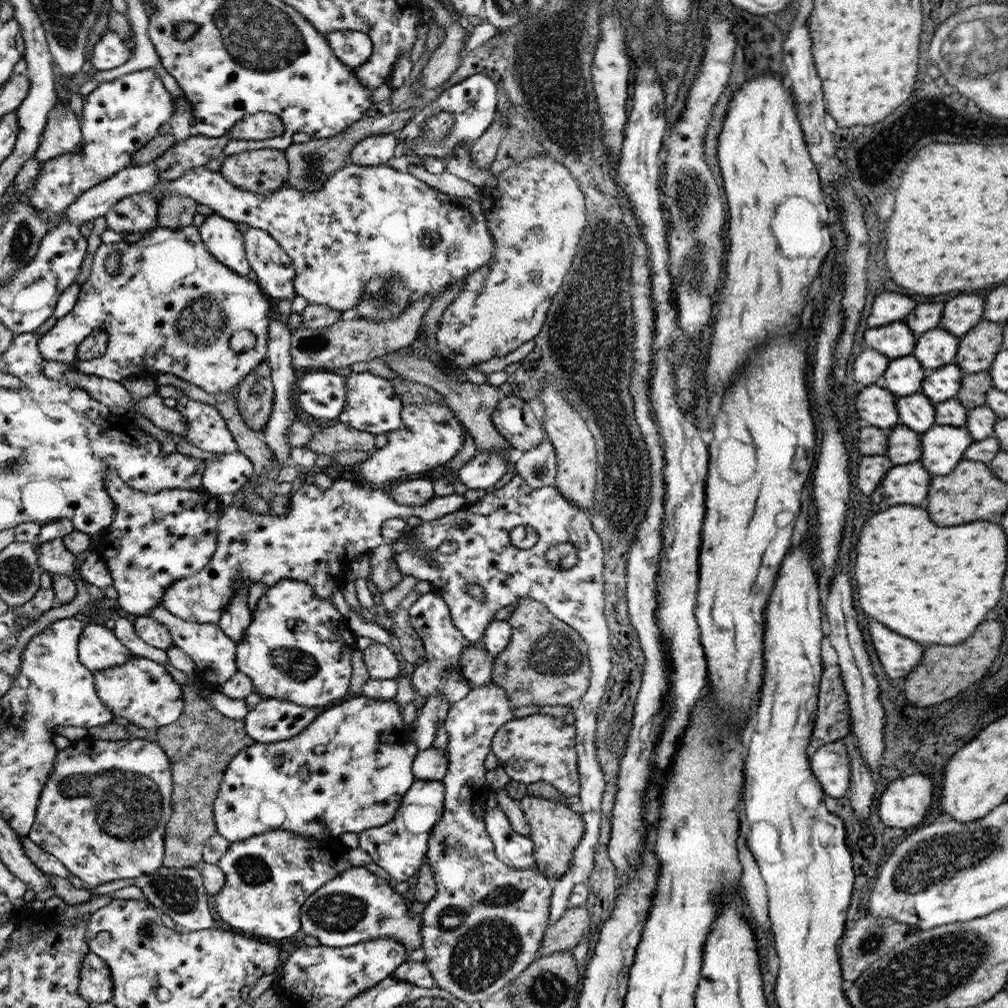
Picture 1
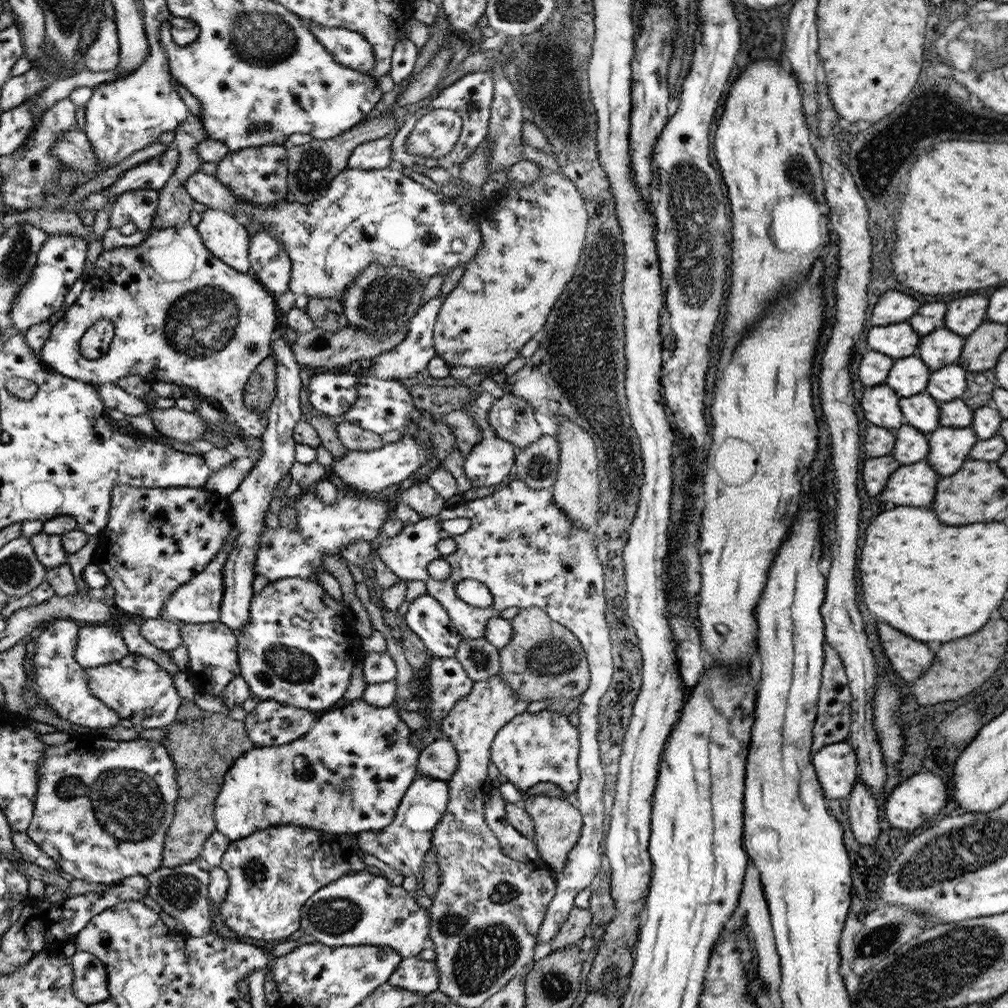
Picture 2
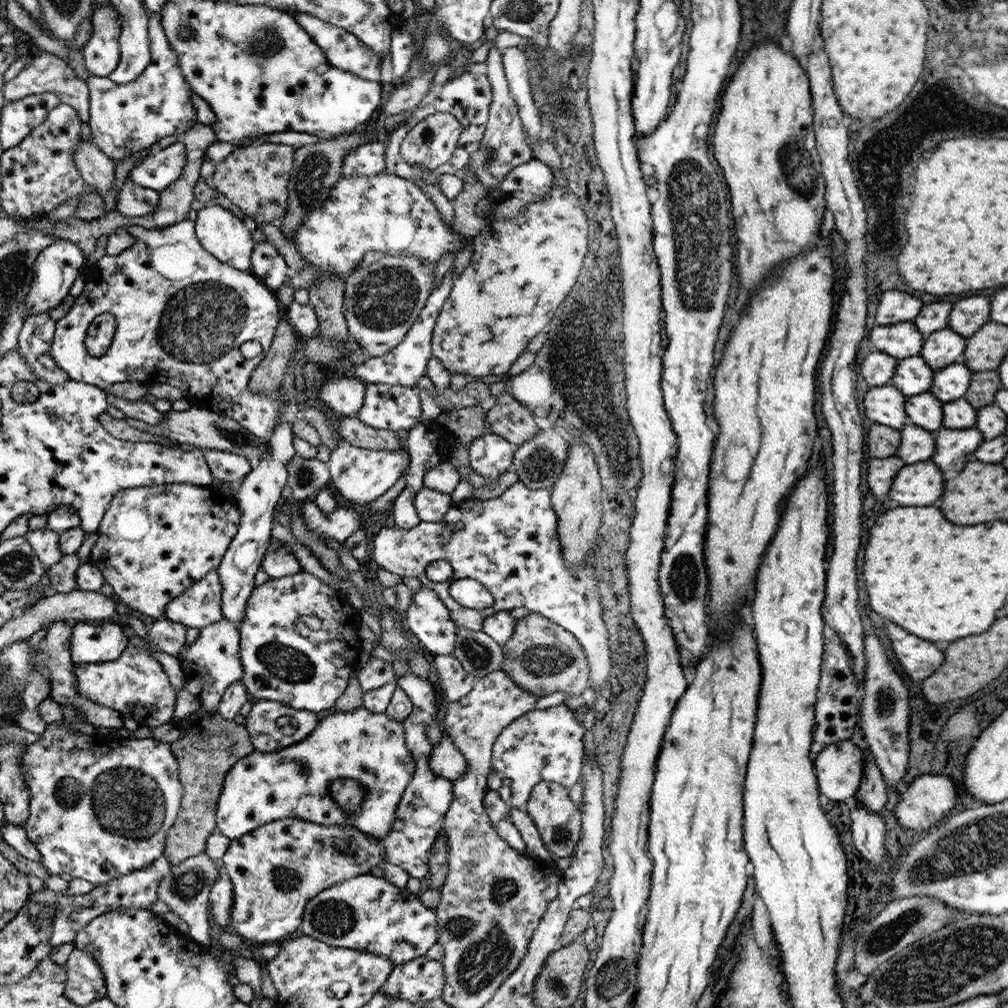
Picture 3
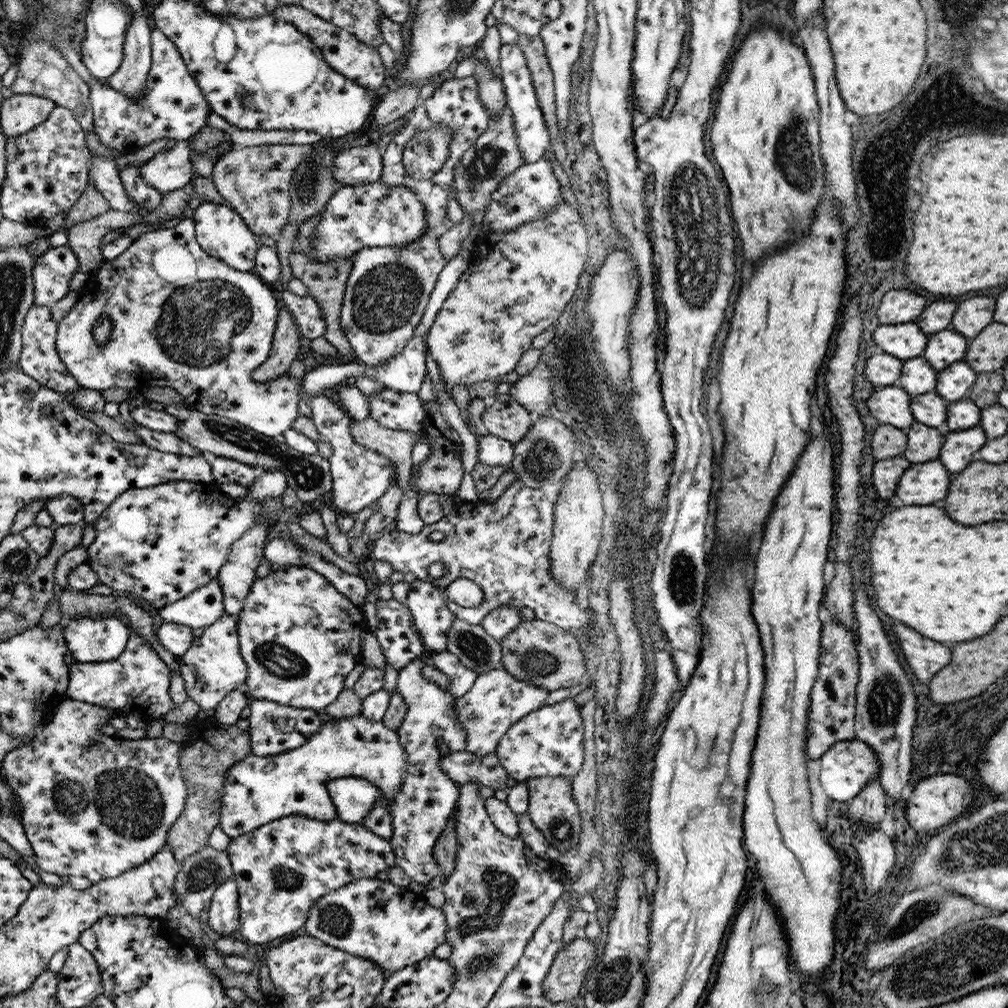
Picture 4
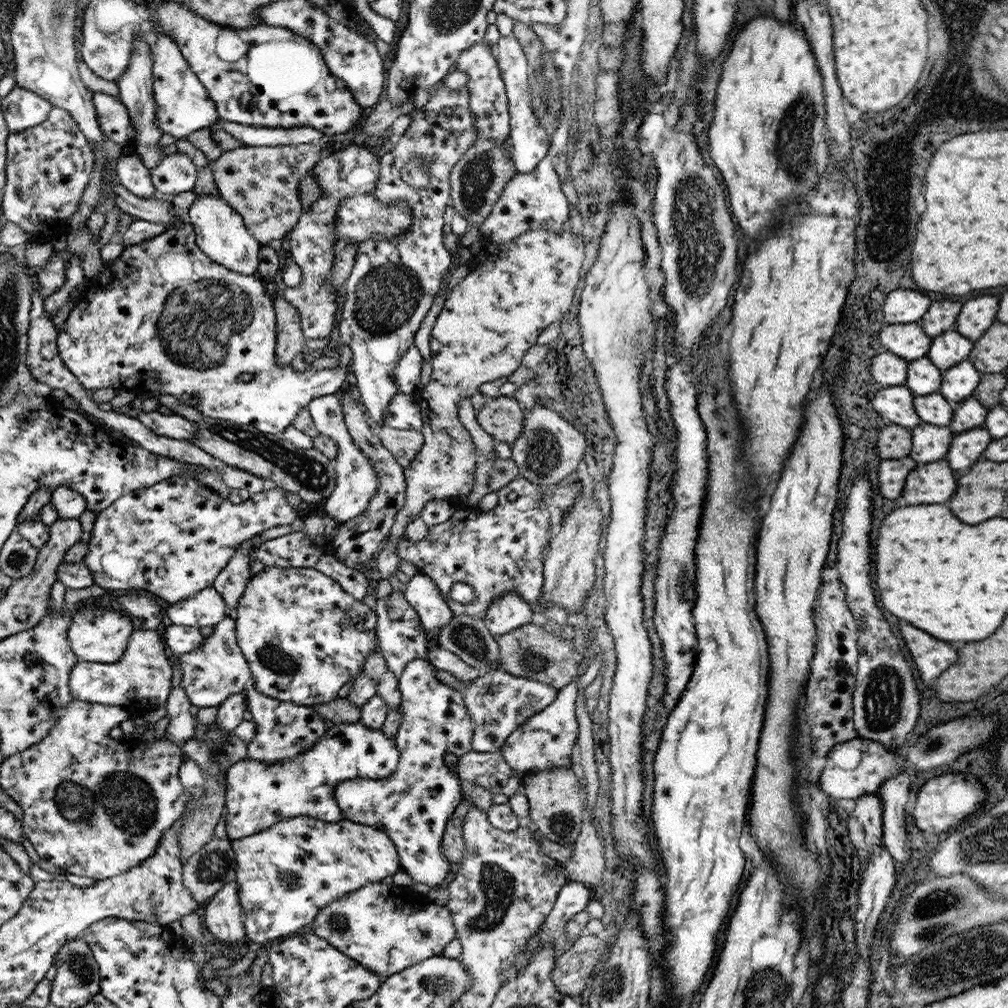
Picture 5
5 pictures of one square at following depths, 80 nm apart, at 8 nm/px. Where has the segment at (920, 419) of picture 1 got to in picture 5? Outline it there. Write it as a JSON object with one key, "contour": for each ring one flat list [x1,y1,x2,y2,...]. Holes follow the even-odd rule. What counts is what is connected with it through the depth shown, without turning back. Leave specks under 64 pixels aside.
{"contour":[[939,392,926,396,914,395,913,401,922,423,939,427,948,426,951,423,954,404,948,402]]}

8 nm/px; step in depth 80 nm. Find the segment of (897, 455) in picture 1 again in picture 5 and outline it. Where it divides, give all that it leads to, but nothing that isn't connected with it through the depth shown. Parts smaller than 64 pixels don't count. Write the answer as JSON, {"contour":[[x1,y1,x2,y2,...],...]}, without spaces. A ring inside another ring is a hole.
{"contour":[[928,423,915,426,911,433,913,443,909,457,917,464,943,460,954,435,949,426,939,427]]}

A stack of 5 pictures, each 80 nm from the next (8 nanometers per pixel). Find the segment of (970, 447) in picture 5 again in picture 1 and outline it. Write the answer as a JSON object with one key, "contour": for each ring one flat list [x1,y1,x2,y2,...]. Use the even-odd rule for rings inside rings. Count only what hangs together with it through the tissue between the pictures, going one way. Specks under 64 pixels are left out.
{"contour":[[934,425,920,433,922,454,918,462,932,477,945,476,963,460,966,449,975,441,966,427]]}

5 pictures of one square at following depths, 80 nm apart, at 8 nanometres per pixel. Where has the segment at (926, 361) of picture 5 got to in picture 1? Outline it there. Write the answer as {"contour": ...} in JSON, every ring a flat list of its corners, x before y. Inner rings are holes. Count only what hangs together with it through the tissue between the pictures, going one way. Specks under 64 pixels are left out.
{"contour":[[914,355,898,357,890,361,878,384,885,386,896,398,920,393,925,368]]}

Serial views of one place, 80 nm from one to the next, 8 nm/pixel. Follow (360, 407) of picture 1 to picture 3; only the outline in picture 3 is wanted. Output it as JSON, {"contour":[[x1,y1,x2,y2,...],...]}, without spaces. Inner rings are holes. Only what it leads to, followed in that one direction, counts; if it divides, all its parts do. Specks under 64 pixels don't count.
{"contour":[[366,383,365,402,358,414,355,414,368,426,382,430,410,430,419,423,422,418,420,411,421,399,418,388,408,388,390,384,369,384]]}

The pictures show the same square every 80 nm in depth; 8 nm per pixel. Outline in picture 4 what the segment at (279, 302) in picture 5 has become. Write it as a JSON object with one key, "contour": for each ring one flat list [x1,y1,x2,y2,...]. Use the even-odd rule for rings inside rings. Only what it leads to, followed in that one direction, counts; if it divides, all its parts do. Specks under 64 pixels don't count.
{"contour":[[283,306,278,315,277,335,274,336,270,359,253,372,253,379,257,383,277,383,281,374,288,372,290,364,296,359,302,344,301,336,293,314,288,307]]}

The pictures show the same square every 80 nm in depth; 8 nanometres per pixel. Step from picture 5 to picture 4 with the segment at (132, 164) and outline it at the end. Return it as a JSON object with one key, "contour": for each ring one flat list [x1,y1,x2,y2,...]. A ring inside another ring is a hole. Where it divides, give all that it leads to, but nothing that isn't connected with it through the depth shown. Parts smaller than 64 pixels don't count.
{"contour":[[125,166,121,172,121,183,129,197,141,208,154,210,161,203,159,190,152,188,141,175,142,166]]}

